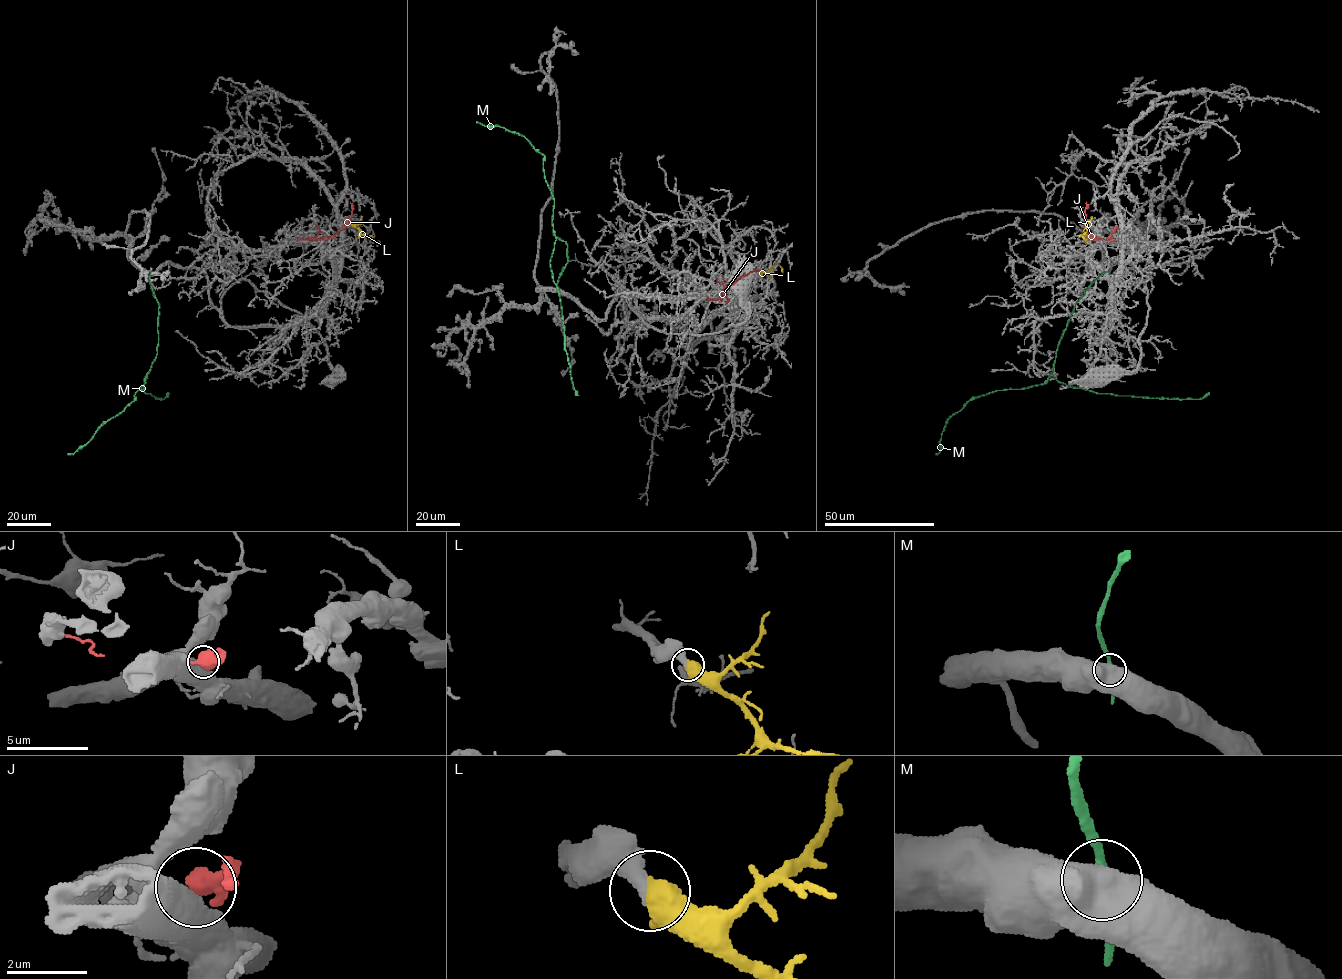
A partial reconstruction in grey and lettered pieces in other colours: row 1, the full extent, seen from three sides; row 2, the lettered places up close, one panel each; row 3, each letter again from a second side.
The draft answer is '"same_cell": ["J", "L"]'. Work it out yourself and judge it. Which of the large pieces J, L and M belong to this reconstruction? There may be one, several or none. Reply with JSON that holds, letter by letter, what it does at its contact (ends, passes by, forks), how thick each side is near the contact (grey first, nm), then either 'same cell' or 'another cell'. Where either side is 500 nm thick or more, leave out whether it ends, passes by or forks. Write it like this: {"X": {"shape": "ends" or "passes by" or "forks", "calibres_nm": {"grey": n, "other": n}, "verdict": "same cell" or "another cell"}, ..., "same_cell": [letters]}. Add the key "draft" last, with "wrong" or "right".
{"J": {"calibres_nm": {"grey": 900, "other": 600}, "verdict": "another cell"}, "L": {"shape": "passes by", "calibres_nm": {"grey": 400, "other": 440}, "verdict": "same cell"}, "M": {"calibres_nm": {"grey": 800, "other": 280}, "verdict": "another cell"}, "same_cell": ["L"], "draft": "wrong"}

